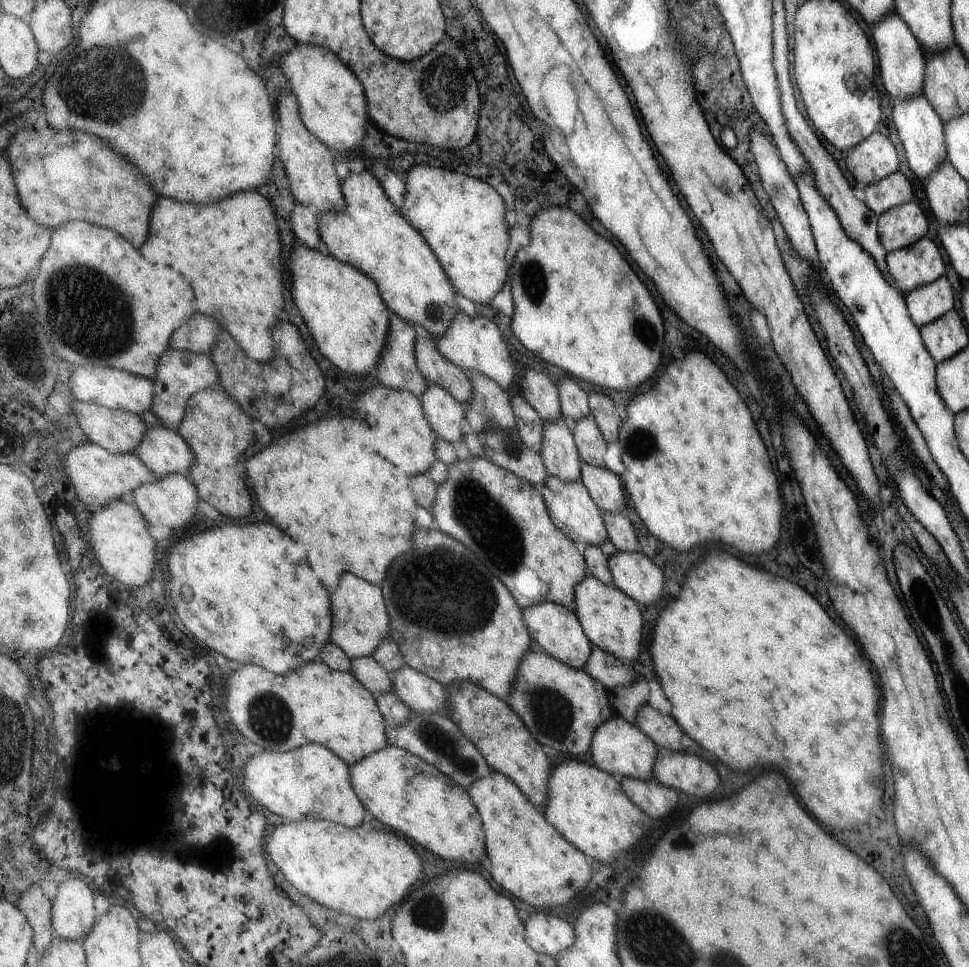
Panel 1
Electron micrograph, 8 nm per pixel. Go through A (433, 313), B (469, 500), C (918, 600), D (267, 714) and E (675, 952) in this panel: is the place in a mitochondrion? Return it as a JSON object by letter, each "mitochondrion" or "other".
{"A":"other","B":"mitochondrion","C":"mitochondrion","D":"mitochondrion","E":"mitochondrion"}

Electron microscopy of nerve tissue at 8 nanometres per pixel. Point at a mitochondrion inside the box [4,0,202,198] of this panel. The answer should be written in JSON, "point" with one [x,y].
{"point":[113,71]}

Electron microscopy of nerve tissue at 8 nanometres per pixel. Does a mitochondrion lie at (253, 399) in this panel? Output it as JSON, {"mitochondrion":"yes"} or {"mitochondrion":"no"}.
{"mitochondrion":"yes"}

